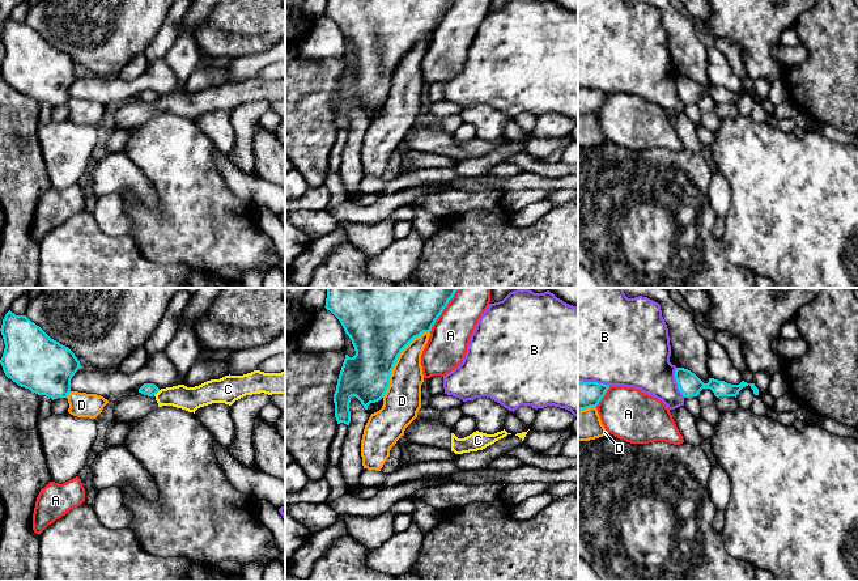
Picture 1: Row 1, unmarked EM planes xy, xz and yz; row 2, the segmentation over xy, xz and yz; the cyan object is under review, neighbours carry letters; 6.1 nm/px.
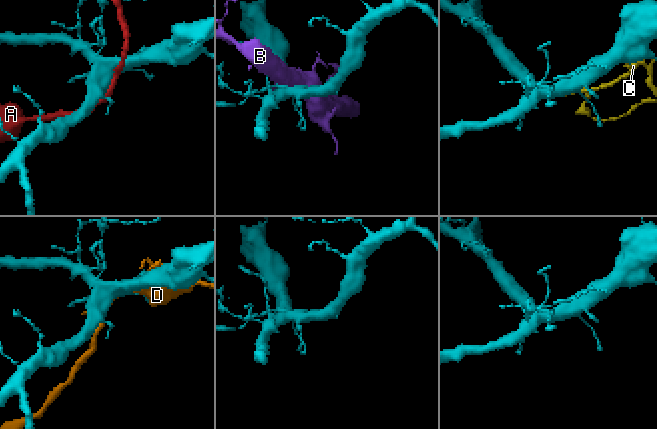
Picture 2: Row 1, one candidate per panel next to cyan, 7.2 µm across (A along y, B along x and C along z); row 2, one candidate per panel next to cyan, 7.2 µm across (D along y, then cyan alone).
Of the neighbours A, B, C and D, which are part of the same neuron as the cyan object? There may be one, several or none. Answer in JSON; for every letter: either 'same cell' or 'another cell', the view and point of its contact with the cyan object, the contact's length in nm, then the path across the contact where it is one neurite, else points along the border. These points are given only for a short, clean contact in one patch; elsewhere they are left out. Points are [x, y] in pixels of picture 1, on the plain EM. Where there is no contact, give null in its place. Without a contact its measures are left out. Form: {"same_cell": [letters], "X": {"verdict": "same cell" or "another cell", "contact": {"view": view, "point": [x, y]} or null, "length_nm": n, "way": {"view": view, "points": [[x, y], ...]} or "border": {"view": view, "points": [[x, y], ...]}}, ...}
{"same_cell": [], "A": {"verdict": "another cell", "contact": {"view": "xz", "point": [441, 20]}, "length_nm": 280}, "B": {"verdict": "another cell", "contact": {"view": "yz", "point": [676, 89]}, "length_nm": 190}, "C": {"verdict": "another cell", "contact": {"view": "xy", "point": [157, 98]}, "length_nm": 50, "border": {"view": "xy", "points": [[160, 97], [154, 102]]}}, "D": {"verdict": "another cell", "contact": {"view": "xz", "point": [396, 66]}, "length_nm": 500}}

